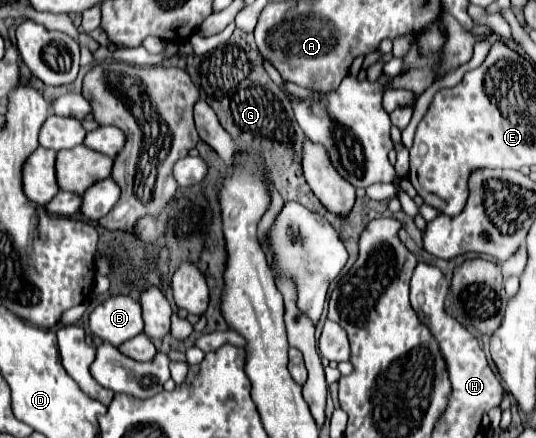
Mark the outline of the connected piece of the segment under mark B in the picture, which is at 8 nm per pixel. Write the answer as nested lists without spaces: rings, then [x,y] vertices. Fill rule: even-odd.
[[[129,295],[109,297],[91,311],[89,329],[101,341],[119,347],[143,331],[139,301],[131,299]]]

